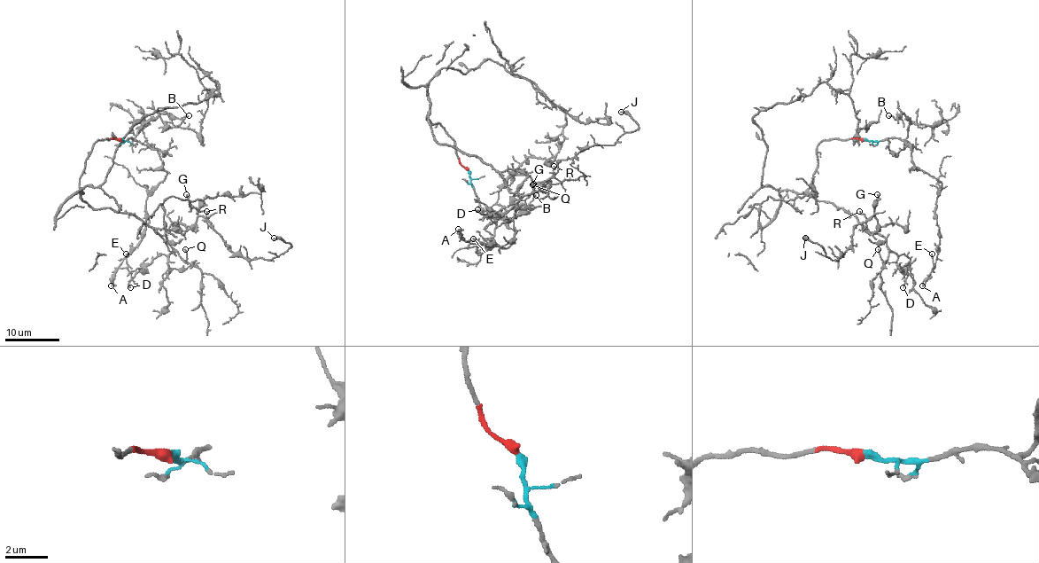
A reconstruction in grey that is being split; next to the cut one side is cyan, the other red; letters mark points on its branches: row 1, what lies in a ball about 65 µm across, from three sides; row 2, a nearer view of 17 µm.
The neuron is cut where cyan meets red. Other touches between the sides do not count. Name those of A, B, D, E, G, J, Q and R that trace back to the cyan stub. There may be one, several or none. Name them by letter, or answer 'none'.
A, B, E

